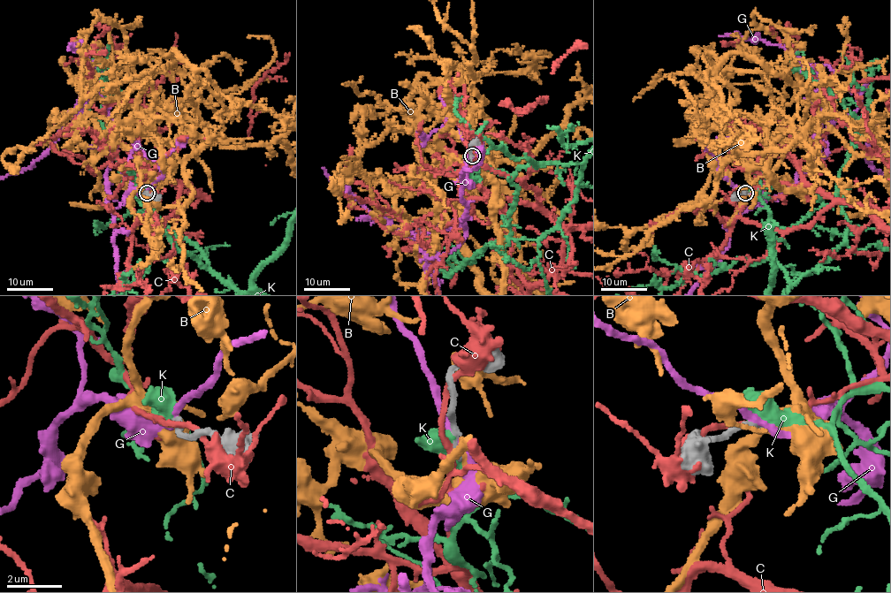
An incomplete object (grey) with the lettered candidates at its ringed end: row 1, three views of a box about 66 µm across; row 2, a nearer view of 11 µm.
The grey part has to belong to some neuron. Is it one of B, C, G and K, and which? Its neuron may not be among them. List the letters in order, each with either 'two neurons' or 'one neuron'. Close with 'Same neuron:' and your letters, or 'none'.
B: one neuron
C: two neurons
G: two neurons
K: two neurons
Same neuron: B

